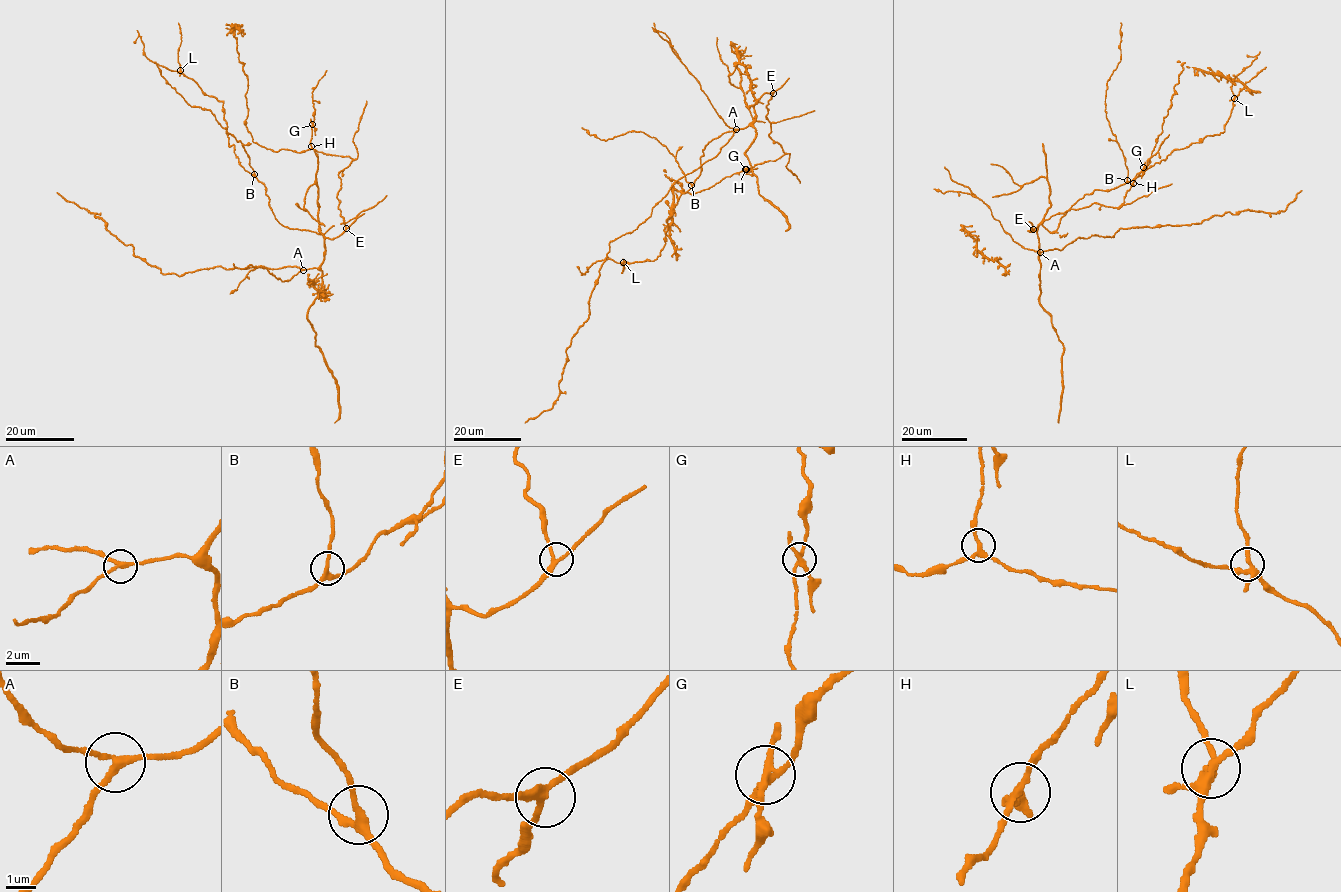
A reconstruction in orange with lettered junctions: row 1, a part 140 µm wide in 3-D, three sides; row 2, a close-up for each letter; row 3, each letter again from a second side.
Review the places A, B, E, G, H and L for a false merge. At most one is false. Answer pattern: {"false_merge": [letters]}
{"false_merge": ["G"]}

